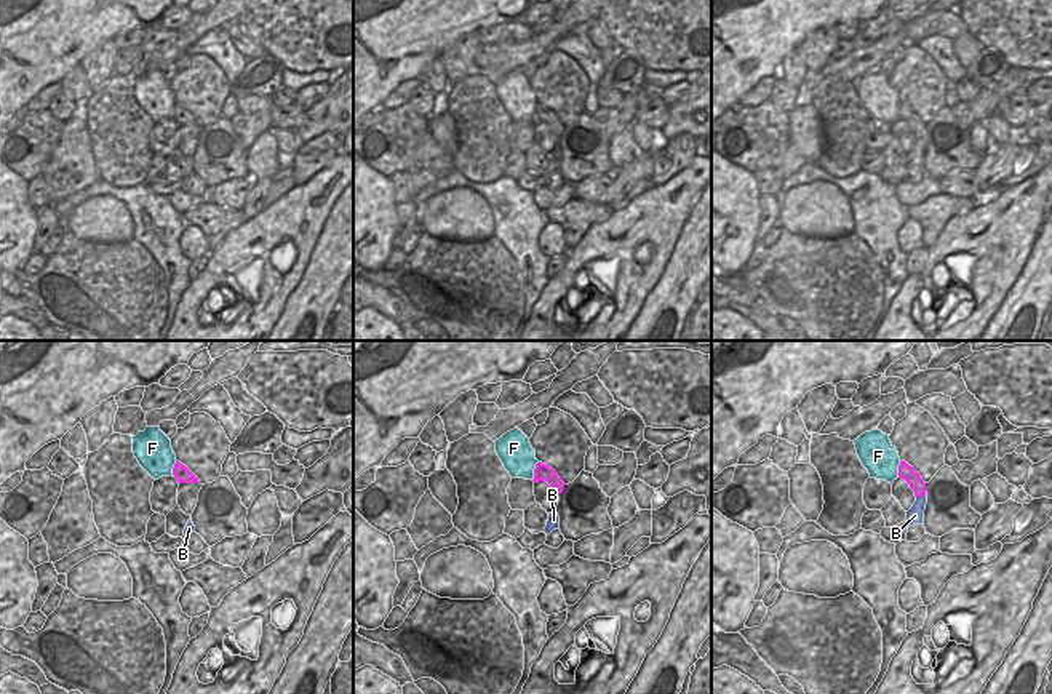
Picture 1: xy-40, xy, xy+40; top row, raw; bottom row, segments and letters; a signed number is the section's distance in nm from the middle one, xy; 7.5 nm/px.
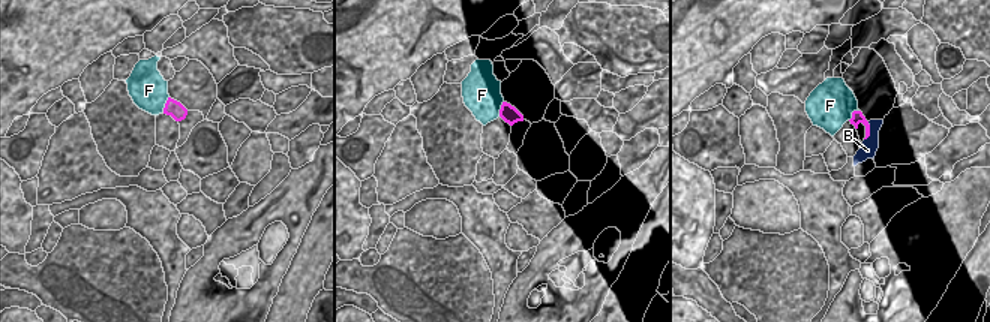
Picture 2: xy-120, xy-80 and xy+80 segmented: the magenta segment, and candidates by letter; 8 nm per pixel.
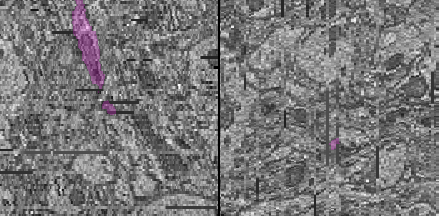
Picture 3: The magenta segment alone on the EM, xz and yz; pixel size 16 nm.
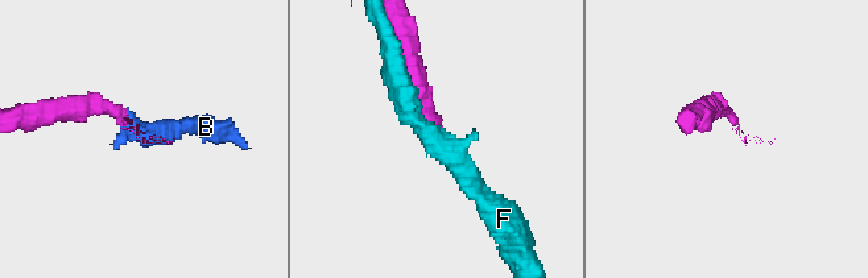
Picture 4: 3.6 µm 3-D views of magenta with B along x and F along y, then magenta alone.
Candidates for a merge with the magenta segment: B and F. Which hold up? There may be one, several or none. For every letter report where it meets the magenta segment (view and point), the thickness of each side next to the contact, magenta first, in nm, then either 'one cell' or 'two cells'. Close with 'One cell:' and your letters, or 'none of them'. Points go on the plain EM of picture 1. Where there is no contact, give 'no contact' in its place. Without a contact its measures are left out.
B: xy+40 (921, 136) | 120/140 nm | two cells
F: xy (534, 112) | 120/260 nm | two cells
One cell: none of them

